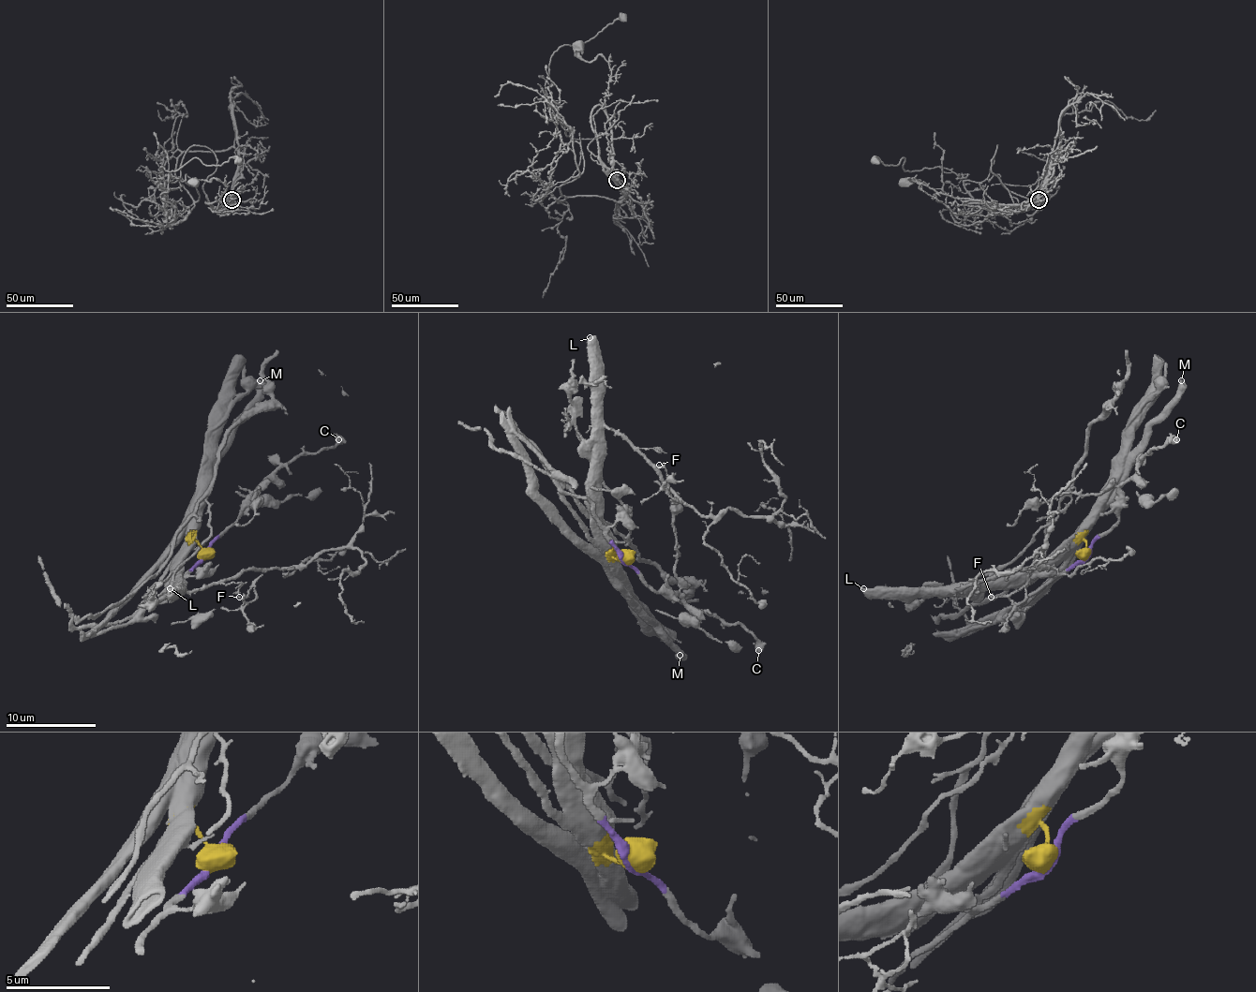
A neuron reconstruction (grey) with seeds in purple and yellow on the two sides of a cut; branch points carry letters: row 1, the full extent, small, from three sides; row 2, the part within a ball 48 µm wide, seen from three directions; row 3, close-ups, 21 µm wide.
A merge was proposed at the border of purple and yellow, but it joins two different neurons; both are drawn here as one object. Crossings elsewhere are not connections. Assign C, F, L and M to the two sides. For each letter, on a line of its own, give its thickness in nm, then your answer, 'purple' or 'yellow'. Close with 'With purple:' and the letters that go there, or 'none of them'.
C: 500 nm | purple
F: 150 nm | yellow
L: 600 nm | yellow
M: 550 nm | yellow
With purple: C

